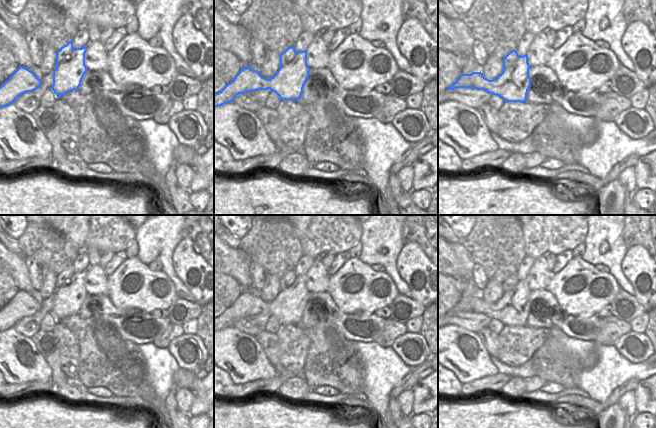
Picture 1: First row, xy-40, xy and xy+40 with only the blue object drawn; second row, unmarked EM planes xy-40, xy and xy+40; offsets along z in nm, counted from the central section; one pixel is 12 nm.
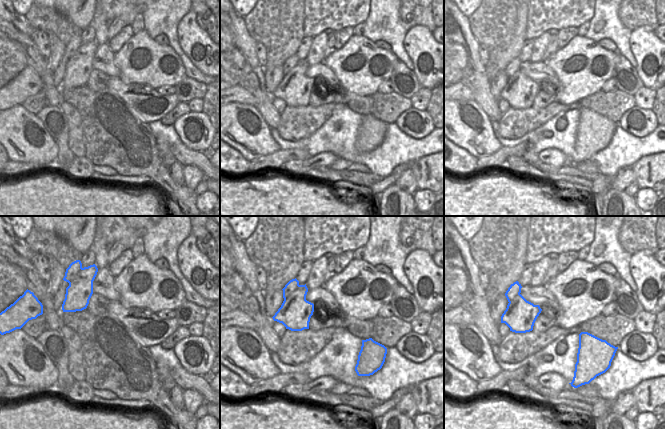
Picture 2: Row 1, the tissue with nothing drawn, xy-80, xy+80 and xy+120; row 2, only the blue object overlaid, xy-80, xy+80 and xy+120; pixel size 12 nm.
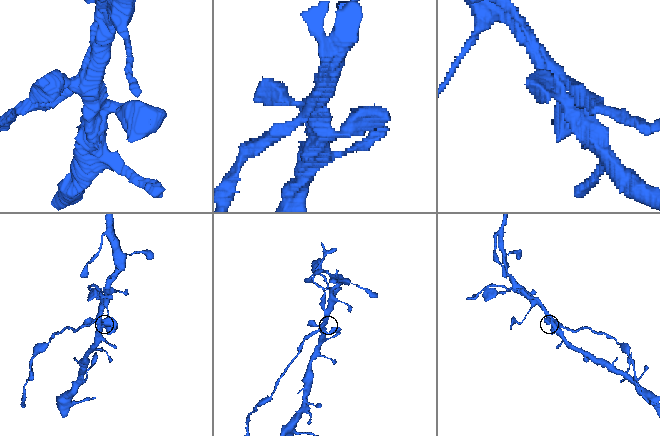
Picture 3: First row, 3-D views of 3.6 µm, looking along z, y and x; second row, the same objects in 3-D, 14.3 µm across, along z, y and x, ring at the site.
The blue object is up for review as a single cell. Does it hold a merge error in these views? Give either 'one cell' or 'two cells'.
one cell

